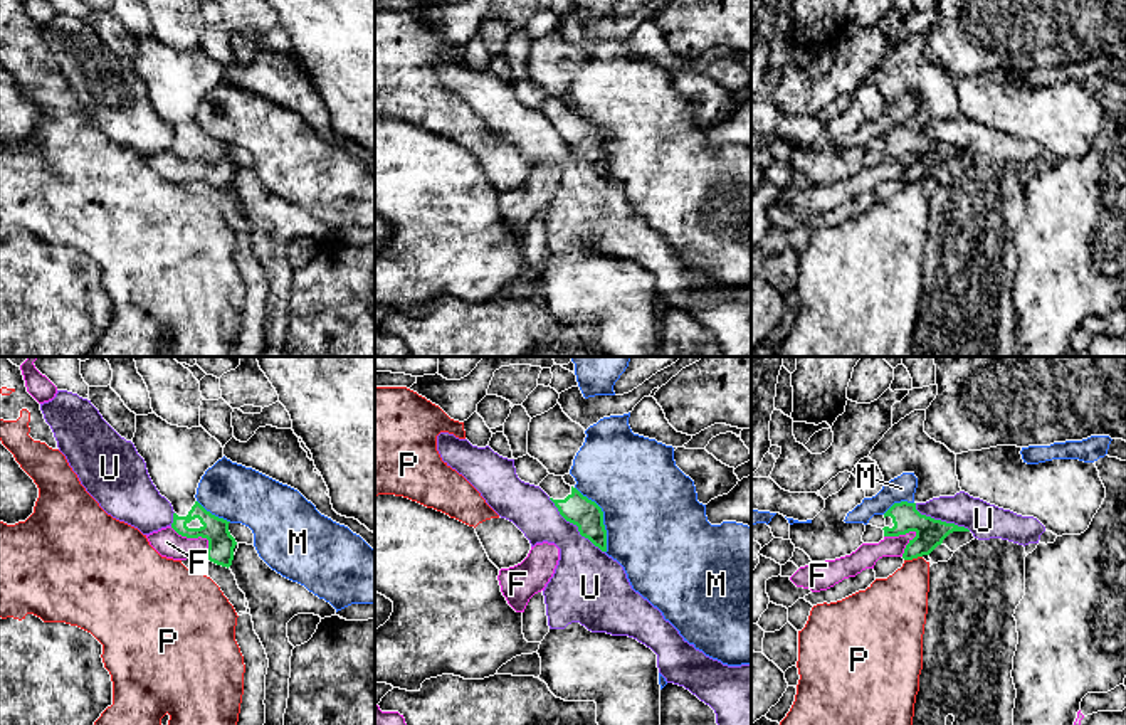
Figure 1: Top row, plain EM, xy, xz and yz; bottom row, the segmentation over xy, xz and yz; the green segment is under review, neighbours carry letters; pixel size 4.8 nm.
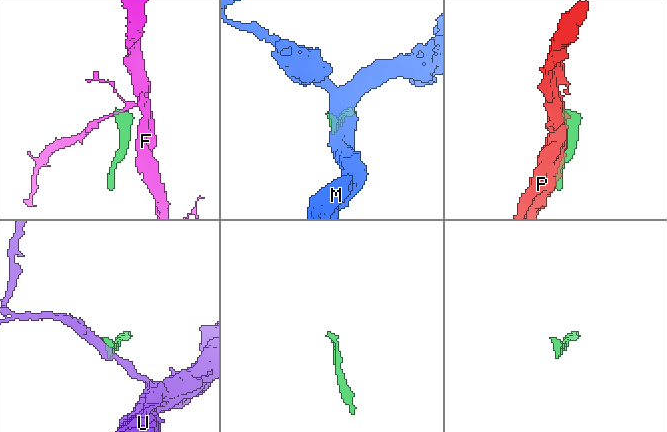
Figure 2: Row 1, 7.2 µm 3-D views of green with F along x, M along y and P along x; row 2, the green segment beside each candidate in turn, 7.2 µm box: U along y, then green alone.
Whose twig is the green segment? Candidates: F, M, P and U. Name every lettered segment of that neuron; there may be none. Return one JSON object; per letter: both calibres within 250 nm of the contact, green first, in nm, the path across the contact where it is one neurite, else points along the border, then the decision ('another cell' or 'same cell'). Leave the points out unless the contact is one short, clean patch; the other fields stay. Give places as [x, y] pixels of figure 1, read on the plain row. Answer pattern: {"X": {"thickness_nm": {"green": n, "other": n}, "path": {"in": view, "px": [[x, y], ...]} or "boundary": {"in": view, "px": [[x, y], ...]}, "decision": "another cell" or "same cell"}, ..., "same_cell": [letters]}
{"F": {"thickness_nm": {"green": 140, "other": 110}, "boundary": {"in": "yz", "px": [[916, 155], [884, 158]]}, "decision": "another cell"}, "M": {"thickness_nm": {"green": 150, "other": 460}, "decision": "another cell"}, "P": {"thickness_nm": {"green": 140, "other": 280}, "boundary": {"in": "yz", "px": [[921, 179], [905, 184]]}, "decision": "another cell"}, "U": {"thickness_nm": {"green": 150, "other": 280}, "decision": "another cell"}, "same_cell": []}

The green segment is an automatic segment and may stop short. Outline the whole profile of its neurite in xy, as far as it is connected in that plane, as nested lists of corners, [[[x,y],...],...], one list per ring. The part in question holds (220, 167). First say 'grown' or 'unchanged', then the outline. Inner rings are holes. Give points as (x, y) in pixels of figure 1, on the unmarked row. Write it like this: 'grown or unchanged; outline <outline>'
grown; outline [[[156,37],[136,39],[133,67],[138,77],[145,82],[153,108],[173,130],[175,136],[171,151],[187,161],[207,161],[208,172],[205,182],[229,192],[237,168],[235,161],[229,155],[230,145],[212,138],[195,121],[198,106],[205,94],[224,81],[222,67],[202,49],[192,52],[171,49]]]

